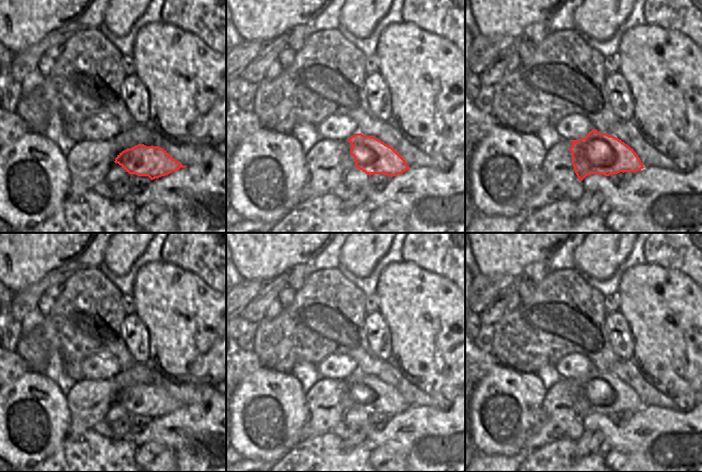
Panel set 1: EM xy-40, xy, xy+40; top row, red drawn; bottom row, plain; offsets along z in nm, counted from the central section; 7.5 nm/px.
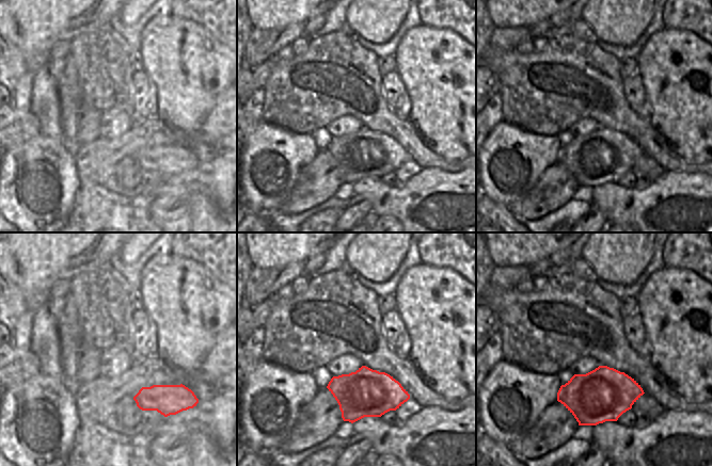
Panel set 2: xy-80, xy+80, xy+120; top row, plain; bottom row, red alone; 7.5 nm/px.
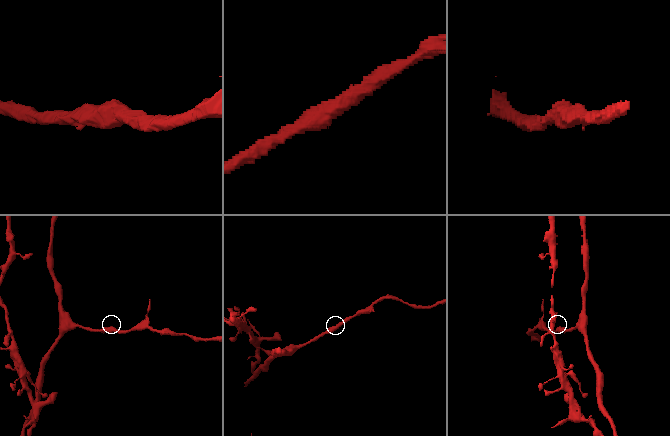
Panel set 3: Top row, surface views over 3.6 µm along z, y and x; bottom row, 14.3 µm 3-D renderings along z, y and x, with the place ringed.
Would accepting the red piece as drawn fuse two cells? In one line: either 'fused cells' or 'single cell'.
single cell

